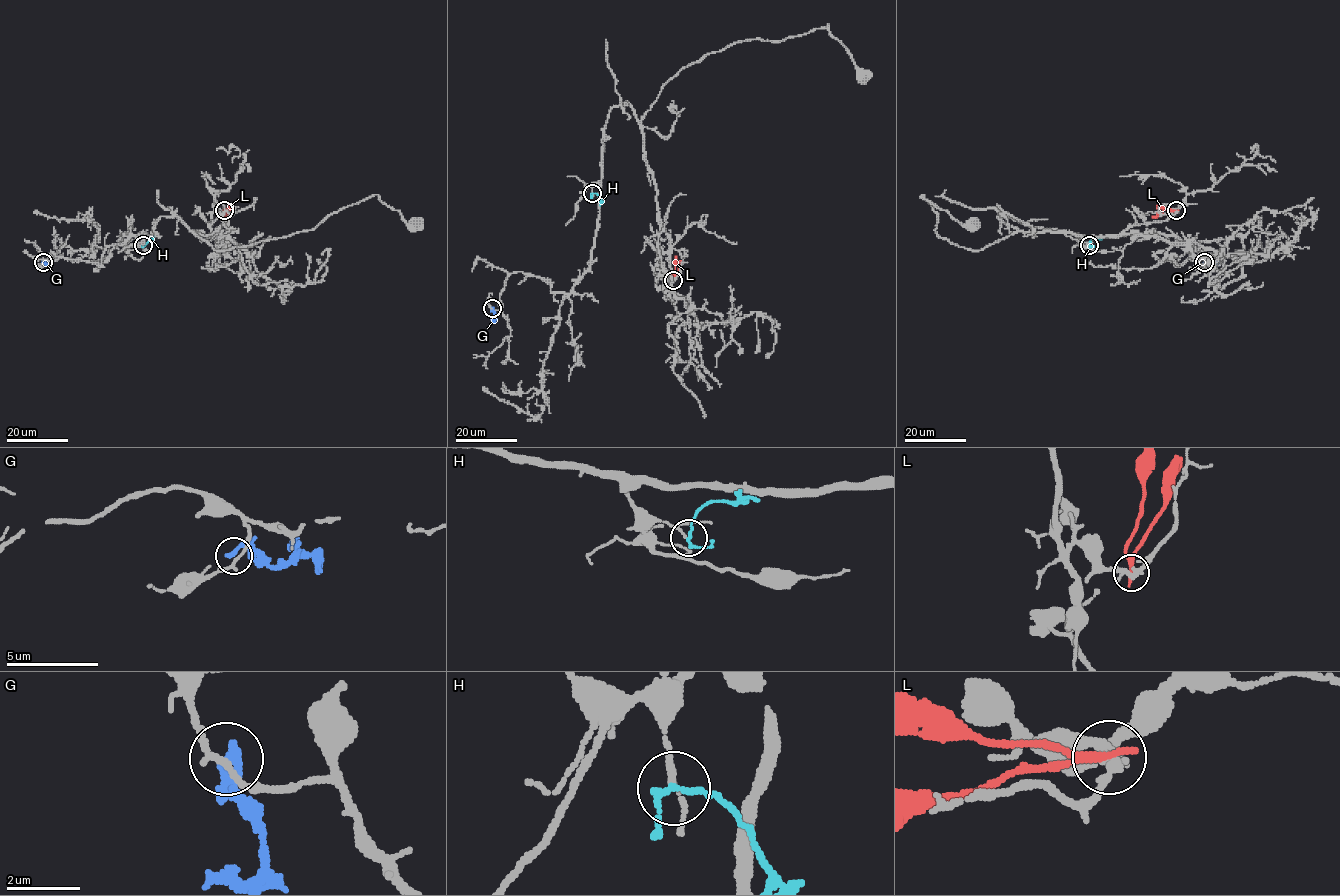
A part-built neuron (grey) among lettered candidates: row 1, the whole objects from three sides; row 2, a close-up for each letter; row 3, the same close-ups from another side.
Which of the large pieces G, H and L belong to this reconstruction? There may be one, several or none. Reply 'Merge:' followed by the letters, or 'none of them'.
Merge: none of them

